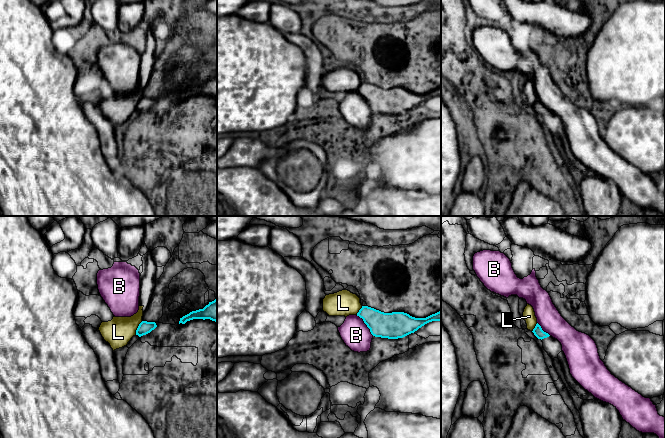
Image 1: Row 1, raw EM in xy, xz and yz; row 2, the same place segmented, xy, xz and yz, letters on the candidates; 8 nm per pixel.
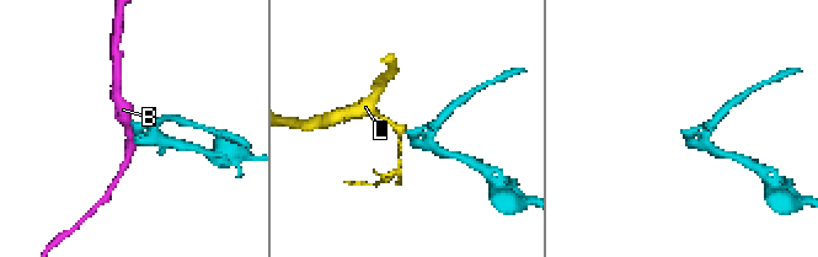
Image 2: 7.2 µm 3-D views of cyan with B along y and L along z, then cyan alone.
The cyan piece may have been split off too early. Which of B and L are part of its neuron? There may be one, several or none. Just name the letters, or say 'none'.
none

